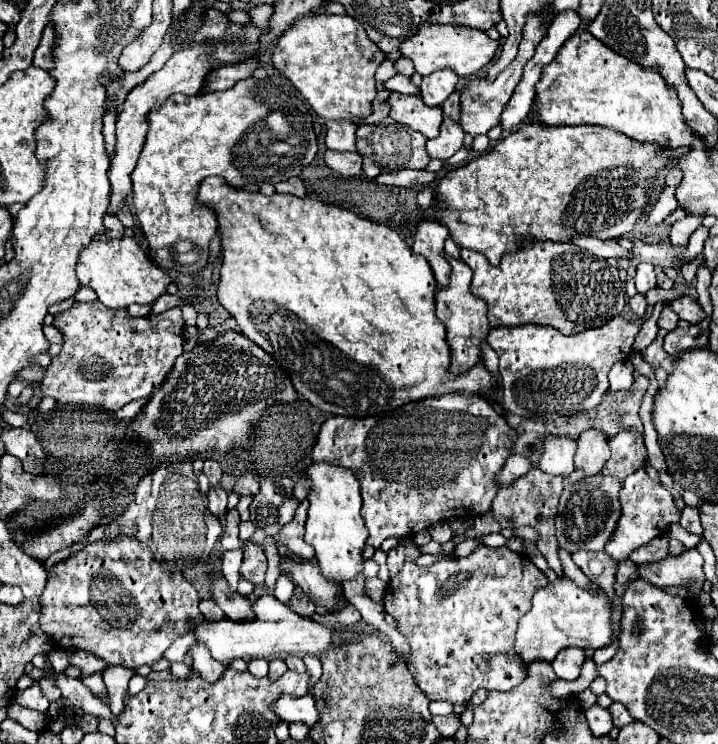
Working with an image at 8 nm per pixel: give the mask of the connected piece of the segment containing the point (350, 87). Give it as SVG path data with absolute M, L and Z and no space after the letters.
M308 14L294 22L276 44L274 68L284 74L308 100L312 110L324 120L366 118L376 98L374 74L384 54L370 42L364 26L350 16Z

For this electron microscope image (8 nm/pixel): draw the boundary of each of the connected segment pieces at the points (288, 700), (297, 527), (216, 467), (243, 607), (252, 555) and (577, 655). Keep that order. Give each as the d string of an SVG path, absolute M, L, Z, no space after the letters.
M282 696L274 704L274 710L280 716L280 720L284 720L284 722L302 722L308 728L314 728L314 724L318 722L318 716L320 716L312 696Z
M307 499L302 500L300 506L296 508L296 514L294 514L292 522L288 522L286 526L282 526L282 530L274 536L276 542L288 546L294 554L298 554L304 560L312 560L314 557L314 549L304 540L308 507L309 503Z
M204 460L204 470L202 472L208 476L210 486L218 486L218 482L222 478L222 466L216 460Z
M216 576L210 584L210 592L214 602L224 610L224 614L234 620L234 622L250 622L254 618L252 612L252 602L244 596L240 596L238 592L232 592L226 584L226 580L220 576Z
M246 542L244 548L244 562L240 568L240 574L246 576L252 584L264 584L266 574L266 554L260 544Z
M570 646L570 648L562 650L558 654L558 658L554 658L552 668L554 668L556 676L562 678L562 680L576 680L578 674L580 674L580 666L582 666L584 660L586 660L584 650L578 650L578 648Z

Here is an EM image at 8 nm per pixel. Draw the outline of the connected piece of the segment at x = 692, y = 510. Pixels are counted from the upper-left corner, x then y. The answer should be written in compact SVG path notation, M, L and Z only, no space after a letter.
M684 506L679 523L692 534L702 534L698 506Z

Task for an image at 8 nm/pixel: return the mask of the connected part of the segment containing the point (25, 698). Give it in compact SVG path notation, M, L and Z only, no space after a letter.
M38 684L26 688L24 692L18 692L18 694L16 694L16 702L18 702L20 706L24 706L24 708L30 708L30 710L48 712L48 700L42 696Z

